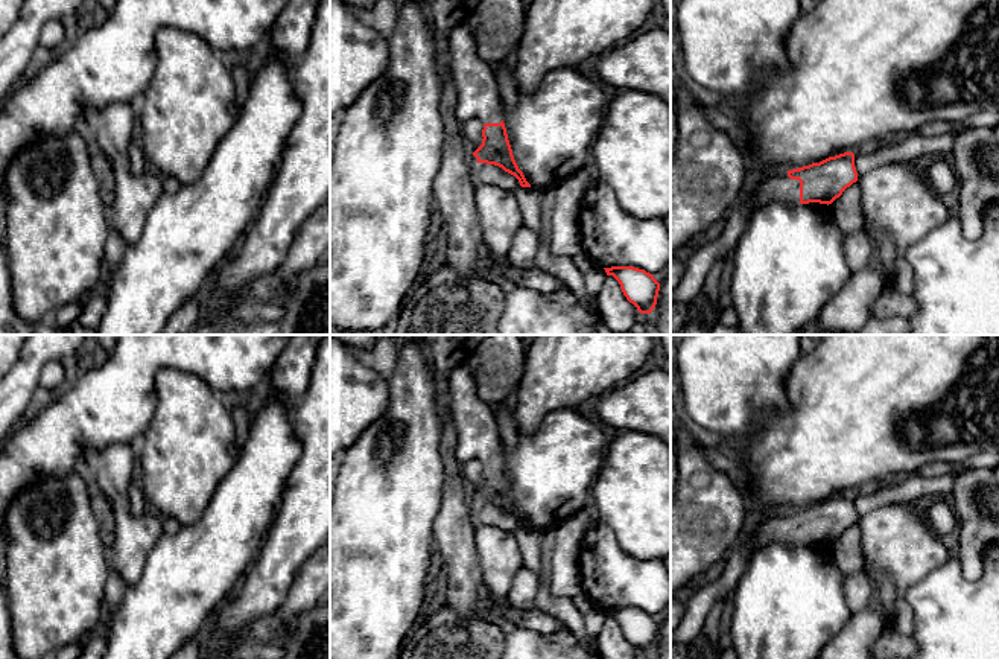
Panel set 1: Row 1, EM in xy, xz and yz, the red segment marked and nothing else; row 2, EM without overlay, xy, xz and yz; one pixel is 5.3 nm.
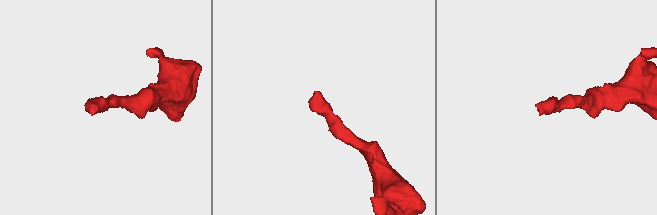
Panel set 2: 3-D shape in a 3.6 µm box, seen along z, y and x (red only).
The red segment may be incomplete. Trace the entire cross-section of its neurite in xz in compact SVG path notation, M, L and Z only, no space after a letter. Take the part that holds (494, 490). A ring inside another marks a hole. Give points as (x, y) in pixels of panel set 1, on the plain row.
M467 364L442 379L442 391L456 429L456 458L461 463L477 460L484 466L482 485L473 493L477 504L499 507L514 516L522 528L531 528L512 496L494 406L479 399Z

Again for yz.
M844 493L792 511L751 514L745 533L751 539L751 556L769 545L832 545L858 522L855 495Z

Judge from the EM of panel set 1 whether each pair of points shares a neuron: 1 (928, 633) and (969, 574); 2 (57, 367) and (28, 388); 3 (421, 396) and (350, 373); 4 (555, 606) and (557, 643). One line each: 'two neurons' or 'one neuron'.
1: two neurons
2: two neurons
3: two neurons
4: two neurons

